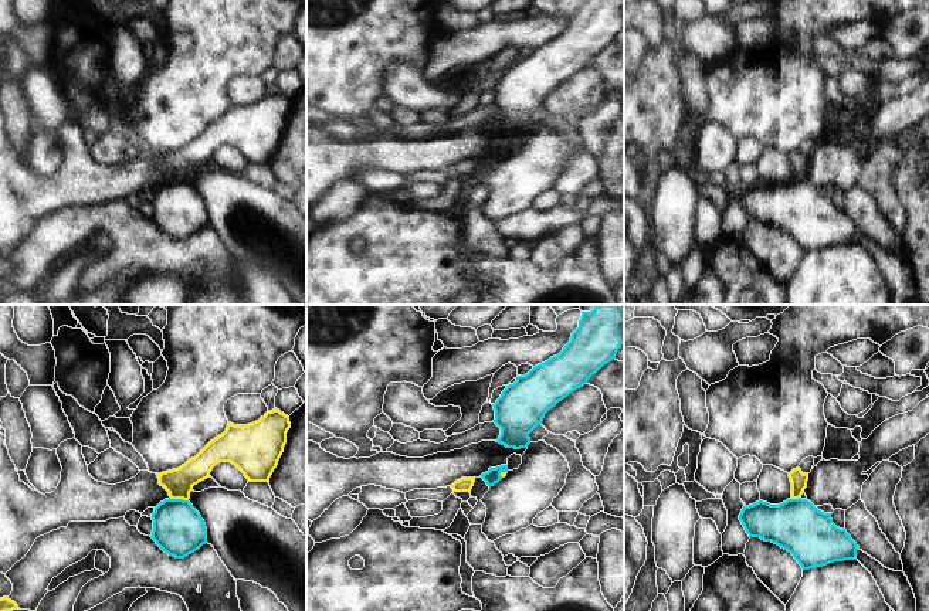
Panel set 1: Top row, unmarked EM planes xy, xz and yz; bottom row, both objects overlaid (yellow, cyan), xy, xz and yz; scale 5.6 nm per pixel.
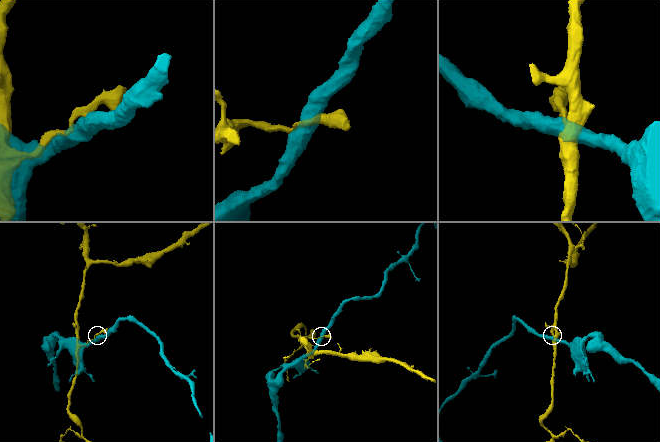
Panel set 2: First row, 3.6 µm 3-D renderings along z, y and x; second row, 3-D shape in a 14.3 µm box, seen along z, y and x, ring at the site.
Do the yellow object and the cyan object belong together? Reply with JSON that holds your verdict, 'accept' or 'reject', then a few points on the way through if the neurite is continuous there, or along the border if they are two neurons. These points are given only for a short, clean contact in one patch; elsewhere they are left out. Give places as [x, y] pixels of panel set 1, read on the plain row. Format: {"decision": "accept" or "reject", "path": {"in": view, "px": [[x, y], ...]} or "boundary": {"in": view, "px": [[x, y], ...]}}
{"decision": "reject", "boundary": {"in": "xy", "px": [[169, 180], [187, 183]]}}

